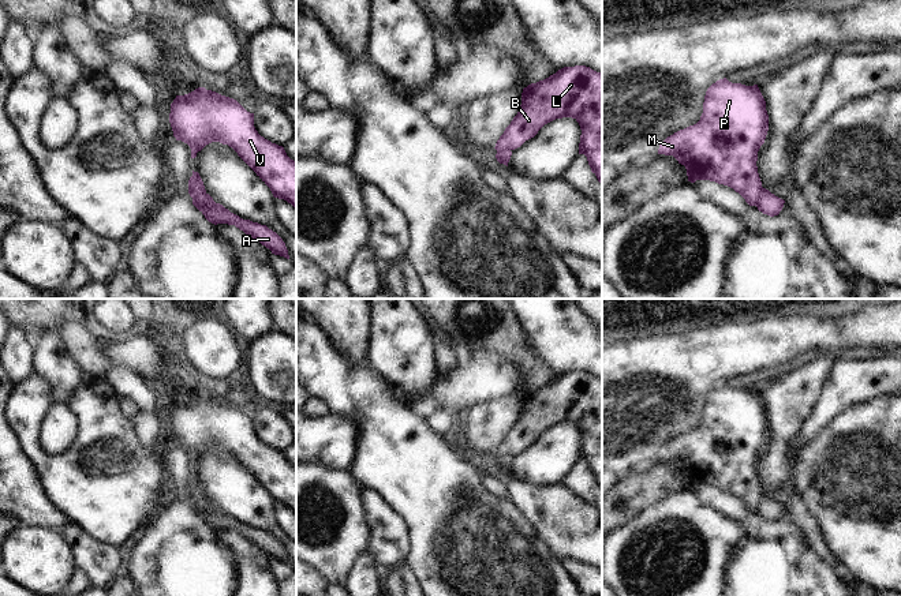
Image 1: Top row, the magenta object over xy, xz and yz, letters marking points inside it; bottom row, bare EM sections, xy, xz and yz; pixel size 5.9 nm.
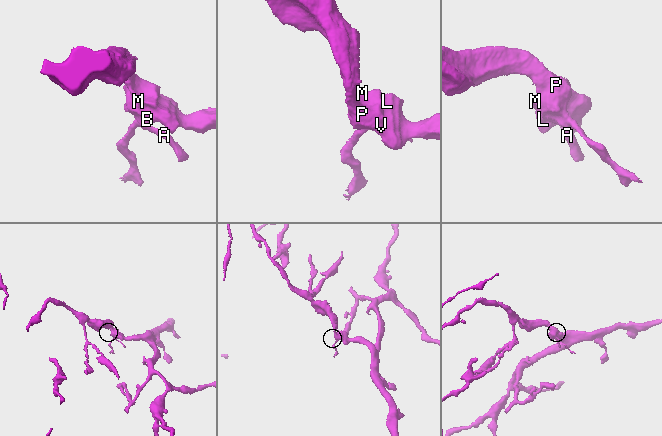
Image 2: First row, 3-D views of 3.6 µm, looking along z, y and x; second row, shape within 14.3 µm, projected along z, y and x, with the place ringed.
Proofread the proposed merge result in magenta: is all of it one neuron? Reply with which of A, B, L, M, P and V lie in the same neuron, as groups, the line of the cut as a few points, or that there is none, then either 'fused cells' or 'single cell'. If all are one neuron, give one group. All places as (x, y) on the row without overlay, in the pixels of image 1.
A / B L M P V; cut in xy along (193, 502), (205, 502), (213, 508); fused cells

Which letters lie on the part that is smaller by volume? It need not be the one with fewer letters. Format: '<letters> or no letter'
A

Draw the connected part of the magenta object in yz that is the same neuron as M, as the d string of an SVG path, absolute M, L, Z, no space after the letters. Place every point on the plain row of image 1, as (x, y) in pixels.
M726 383L713 389L704 401L700 426L668 442L658 460L673 461L687 475L688 487L710 486L739 498L749 511L758 511L762 487L758 457L769 436L766 406L758 393L732 389Z

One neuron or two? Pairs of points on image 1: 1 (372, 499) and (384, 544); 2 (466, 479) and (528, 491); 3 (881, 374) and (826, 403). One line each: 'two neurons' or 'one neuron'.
1: one neuron
2: two neurons
3: one neuron

